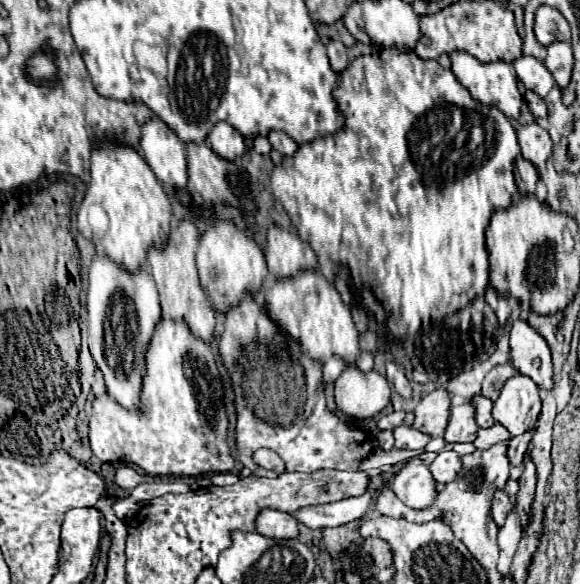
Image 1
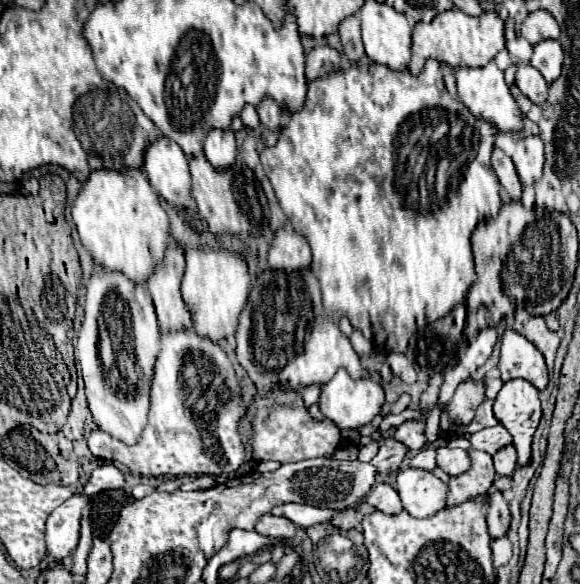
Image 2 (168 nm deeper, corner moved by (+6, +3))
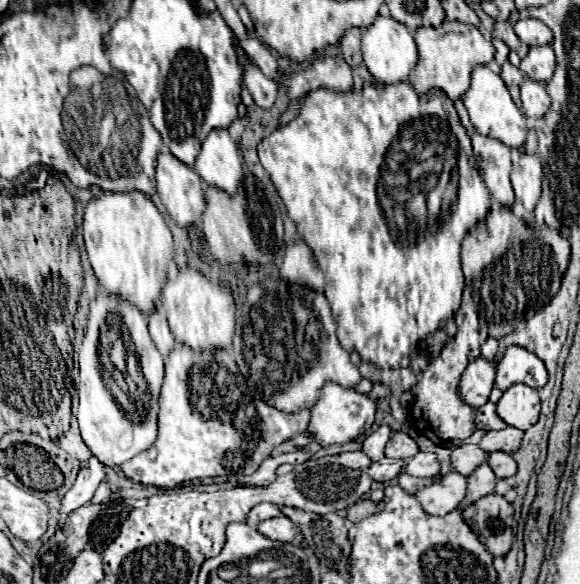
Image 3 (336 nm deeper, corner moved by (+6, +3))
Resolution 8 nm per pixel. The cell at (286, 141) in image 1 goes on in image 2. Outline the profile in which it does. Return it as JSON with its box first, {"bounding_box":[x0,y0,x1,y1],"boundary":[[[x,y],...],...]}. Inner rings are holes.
{"bounding_box":[256,98,282,130],"boundary":[[[264,98],[264,100],[258,104],[256,110],[258,110],[260,122],[266,124],[268,130],[278,130],[278,128],[280,128],[282,110],[280,110],[280,106],[278,106],[272,98]]]}

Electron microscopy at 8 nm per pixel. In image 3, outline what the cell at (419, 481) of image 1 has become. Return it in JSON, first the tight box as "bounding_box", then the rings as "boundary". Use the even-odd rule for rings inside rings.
{"bounding_box":[414,472,466,516],"boundary":[[[450,472],[440,482],[418,488],[414,496],[422,504],[424,512],[432,516],[446,516],[448,512],[458,508],[464,494],[466,494],[466,476]]]}

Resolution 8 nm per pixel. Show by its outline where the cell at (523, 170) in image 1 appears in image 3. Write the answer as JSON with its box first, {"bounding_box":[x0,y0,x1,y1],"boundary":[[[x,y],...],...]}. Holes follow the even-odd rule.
{"bounding_box":[454,98,514,206],"boundary":[[[458,98],[454,102],[458,116],[468,130],[474,146],[474,154],[478,158],[478,168],[488,184],[488,190],[494,200],[498,200],[502,206],[512,206],[514,204],[514,190],[510,184],[510,148],[504,146],[500,140],[494,140],[490,136],[482,136],[472,124],[466,114],[466,108],[462,100]]]}

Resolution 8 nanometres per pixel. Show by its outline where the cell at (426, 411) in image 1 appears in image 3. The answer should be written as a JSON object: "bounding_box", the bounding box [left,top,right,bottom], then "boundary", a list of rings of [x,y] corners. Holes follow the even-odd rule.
{"bounding_box":[386,432,418,458],"boundary":[[[392,432],[388,444],[386,444],[386,456],[388,458],[412,458],[418,454],[418,444],[406,434],[406,432]]]}

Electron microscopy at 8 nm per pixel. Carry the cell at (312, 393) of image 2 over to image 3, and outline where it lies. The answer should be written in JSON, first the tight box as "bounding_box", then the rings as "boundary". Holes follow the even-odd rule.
{"bounding_box":[122,344,310,488],"boundary":[[[186,344],[172,348],[166,360],[164,384],[160,390],[160,412],[158,412],[158,438],[152,448],[140,452],[126,464],[122,472],[134,482],[152,484],[158,488],[174,488],[182,482],[206,476],[230,476],[230,474],[252,474],[262,460],[268,458],[270,448],[292,440],[308,428],[310,408],[302,408],[294,414],[282,412],[264,400],[258,400],[246,388],[246,380],[240,374],[234,358],[226,350],[194,352]]]}

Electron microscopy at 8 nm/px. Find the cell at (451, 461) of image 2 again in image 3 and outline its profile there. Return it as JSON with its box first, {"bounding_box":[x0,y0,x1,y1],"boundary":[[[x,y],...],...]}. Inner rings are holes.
{"bounding_box":[450,444,488,476],"boundary":[[[462,444],[456,446],[450,454],[450,462],[452,462],[452,470],[460,472],[462,476],[468,476],[474,468],[478,468],[480,464],[484,464],[488,458],[488,454],[484,450],[480,450],[474,444]]]}

